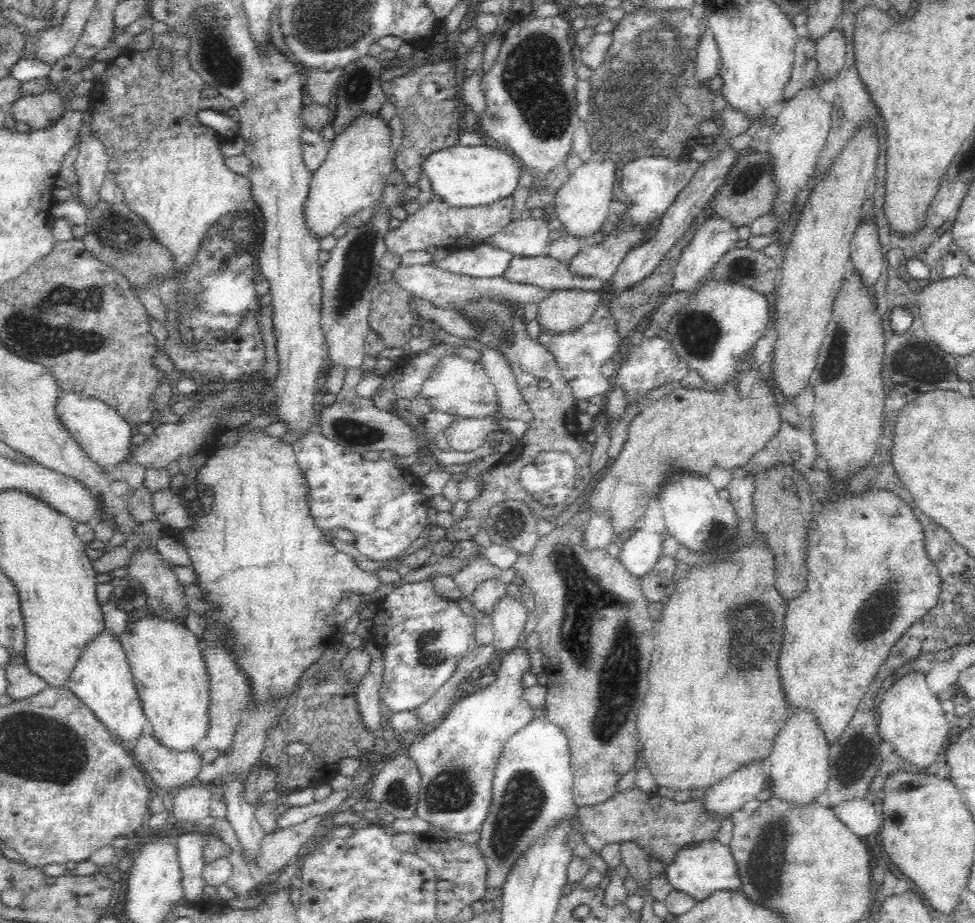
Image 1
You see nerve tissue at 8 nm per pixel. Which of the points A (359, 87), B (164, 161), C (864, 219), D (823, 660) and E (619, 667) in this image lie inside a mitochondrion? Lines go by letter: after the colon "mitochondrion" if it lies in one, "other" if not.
A: mitochondrion
B: other
C: other
D: other
E: mitochondrion

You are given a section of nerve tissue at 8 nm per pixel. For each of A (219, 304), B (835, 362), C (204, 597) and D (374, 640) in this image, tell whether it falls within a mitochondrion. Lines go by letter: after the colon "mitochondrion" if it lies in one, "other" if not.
A: mitochondrion
B: mitochondrion
C: other
D: other

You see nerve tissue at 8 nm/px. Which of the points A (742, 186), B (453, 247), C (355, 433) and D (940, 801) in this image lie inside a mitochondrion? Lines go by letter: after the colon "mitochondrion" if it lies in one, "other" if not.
A: mitochondrion
B: other
C: mitochondrion
D: other

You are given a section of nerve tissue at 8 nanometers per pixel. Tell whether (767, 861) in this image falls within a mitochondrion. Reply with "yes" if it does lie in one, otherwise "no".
yes

